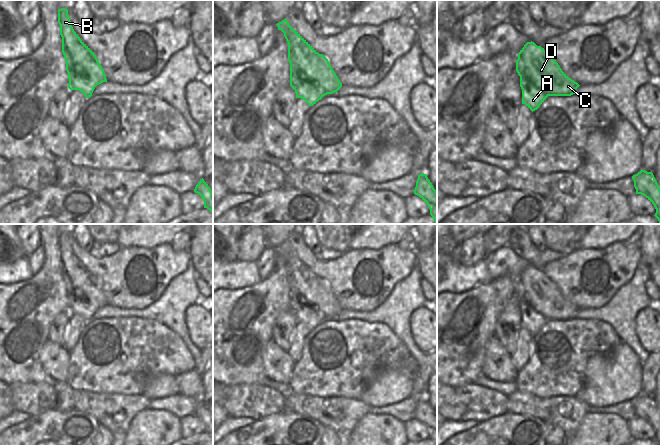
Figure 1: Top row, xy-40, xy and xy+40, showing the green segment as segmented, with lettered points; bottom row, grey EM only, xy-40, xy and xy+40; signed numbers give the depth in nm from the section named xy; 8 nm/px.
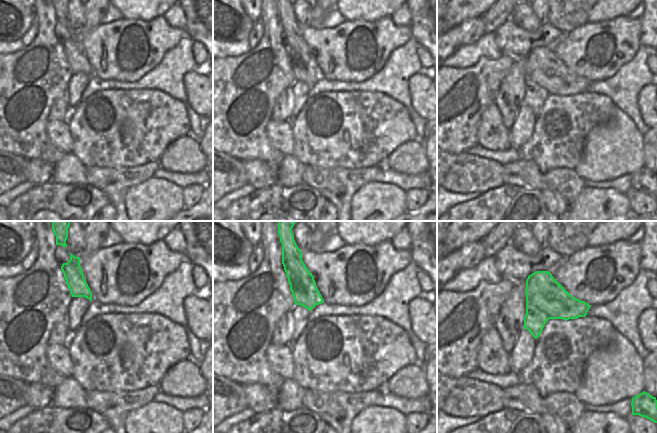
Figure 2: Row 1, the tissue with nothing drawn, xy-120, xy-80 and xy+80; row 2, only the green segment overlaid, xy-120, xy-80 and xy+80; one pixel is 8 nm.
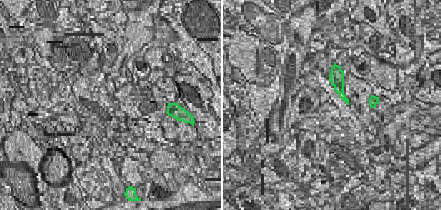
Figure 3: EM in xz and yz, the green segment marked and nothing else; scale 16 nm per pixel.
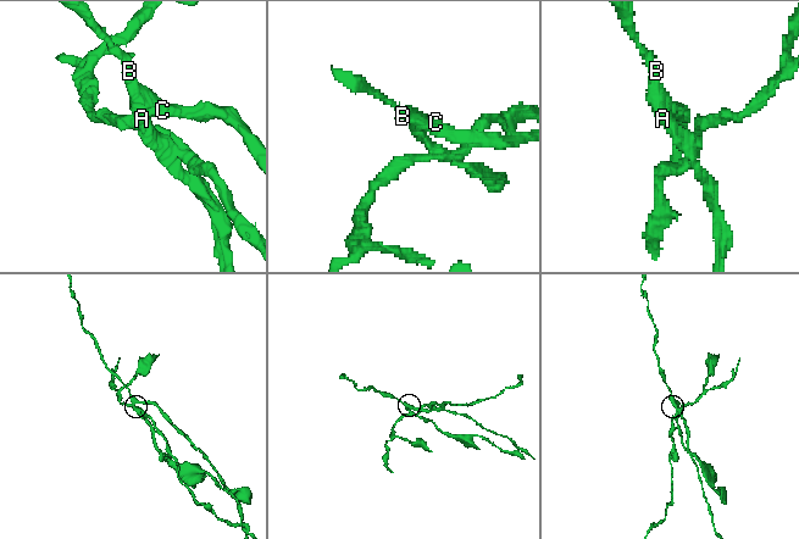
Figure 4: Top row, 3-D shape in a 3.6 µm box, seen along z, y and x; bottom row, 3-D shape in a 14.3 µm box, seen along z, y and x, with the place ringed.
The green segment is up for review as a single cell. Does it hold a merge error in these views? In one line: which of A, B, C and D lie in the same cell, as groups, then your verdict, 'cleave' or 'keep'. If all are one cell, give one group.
A / B C D | cleave

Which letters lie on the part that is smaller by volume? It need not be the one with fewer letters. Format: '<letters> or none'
B, C, D.

